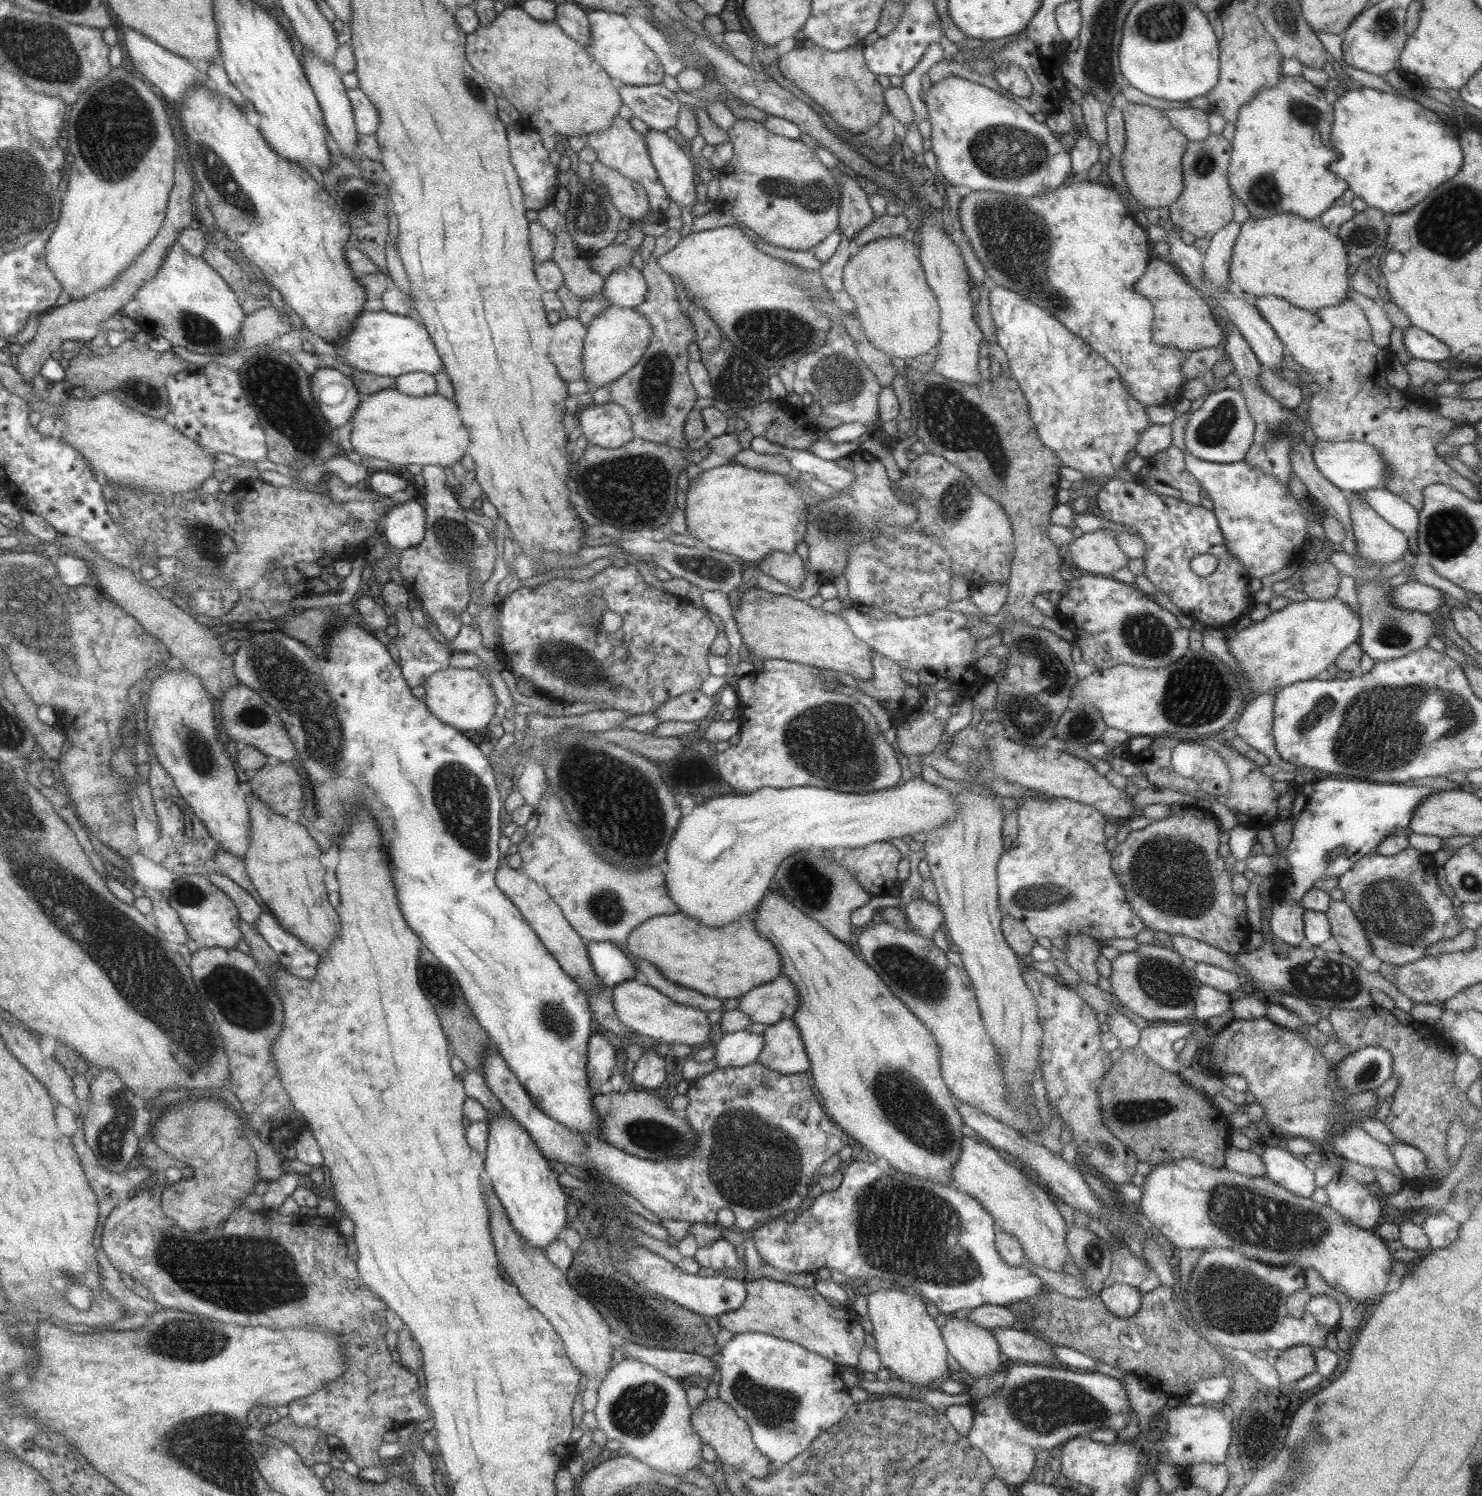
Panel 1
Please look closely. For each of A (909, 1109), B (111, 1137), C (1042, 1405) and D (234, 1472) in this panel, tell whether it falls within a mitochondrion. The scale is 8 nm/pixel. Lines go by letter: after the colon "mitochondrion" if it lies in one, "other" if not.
A: mitochondrion
B: mitochondrion
C: mitochondrion
D: mitochondrion

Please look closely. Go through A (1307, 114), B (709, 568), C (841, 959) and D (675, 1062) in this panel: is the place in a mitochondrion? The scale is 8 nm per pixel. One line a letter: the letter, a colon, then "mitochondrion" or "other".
A: mitochondrion
B: mitochondrion
C: other
D: other

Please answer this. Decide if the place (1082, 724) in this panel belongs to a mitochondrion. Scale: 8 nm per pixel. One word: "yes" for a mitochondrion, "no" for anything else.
yes

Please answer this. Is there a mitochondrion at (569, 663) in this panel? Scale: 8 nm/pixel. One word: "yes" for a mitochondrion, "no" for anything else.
yes

